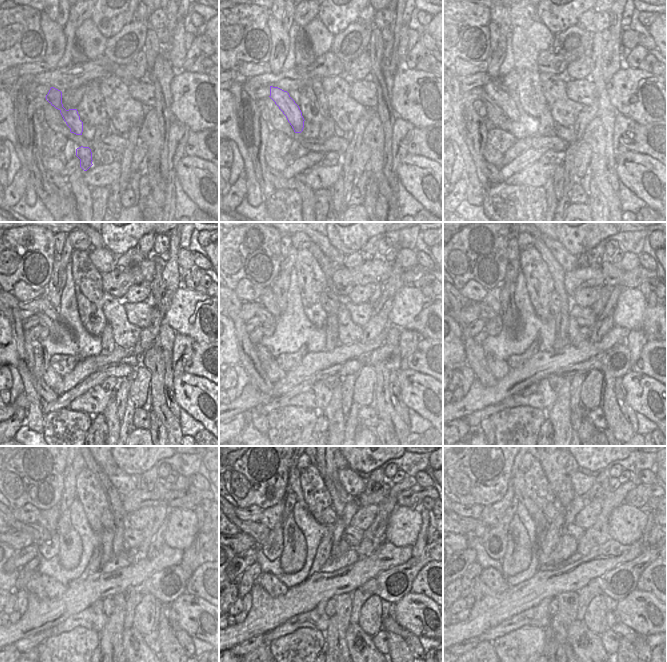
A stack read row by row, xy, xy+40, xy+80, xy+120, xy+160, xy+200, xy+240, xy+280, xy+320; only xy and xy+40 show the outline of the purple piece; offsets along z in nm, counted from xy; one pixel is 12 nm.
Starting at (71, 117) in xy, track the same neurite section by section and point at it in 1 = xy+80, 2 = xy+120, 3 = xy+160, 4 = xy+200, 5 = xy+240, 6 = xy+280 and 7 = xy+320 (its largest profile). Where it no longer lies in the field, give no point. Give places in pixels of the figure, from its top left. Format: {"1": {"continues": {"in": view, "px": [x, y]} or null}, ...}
{"1": {"continues": {"in": "xy+80", "px": [499, 93]}}, "2": {"continues": {"in": "xy+120", "px": [51, 312]}}, "3": {"continues": {"in": "xy+160", "px": [267, 300]}}, "4": {"continues": {"in": "xy+200", "px": [491, 299]}}, "5": {"continues": {"in": "xy+240", "px": [48, 518]}}, "6": {"continues": {"in": "xy+280", "px": [271, 516]}}, "7": {"continues": {"in": "xy+320", "px": [492, 514]}}}

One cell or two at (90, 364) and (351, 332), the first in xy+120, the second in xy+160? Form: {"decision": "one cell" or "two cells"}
{"decision": "two cells"}

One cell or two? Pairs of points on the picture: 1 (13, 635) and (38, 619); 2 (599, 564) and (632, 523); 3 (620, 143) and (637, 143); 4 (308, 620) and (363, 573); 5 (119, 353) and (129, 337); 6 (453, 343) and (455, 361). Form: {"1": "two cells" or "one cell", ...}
{"1": "one cell", "2": "two cells", "3": "two cells", "4": "two cells", "5": "two cells", "6": "one cell"}

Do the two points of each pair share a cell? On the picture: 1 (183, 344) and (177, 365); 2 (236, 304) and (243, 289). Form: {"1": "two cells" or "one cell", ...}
{"1": "one cell", "2": "two cells"}

